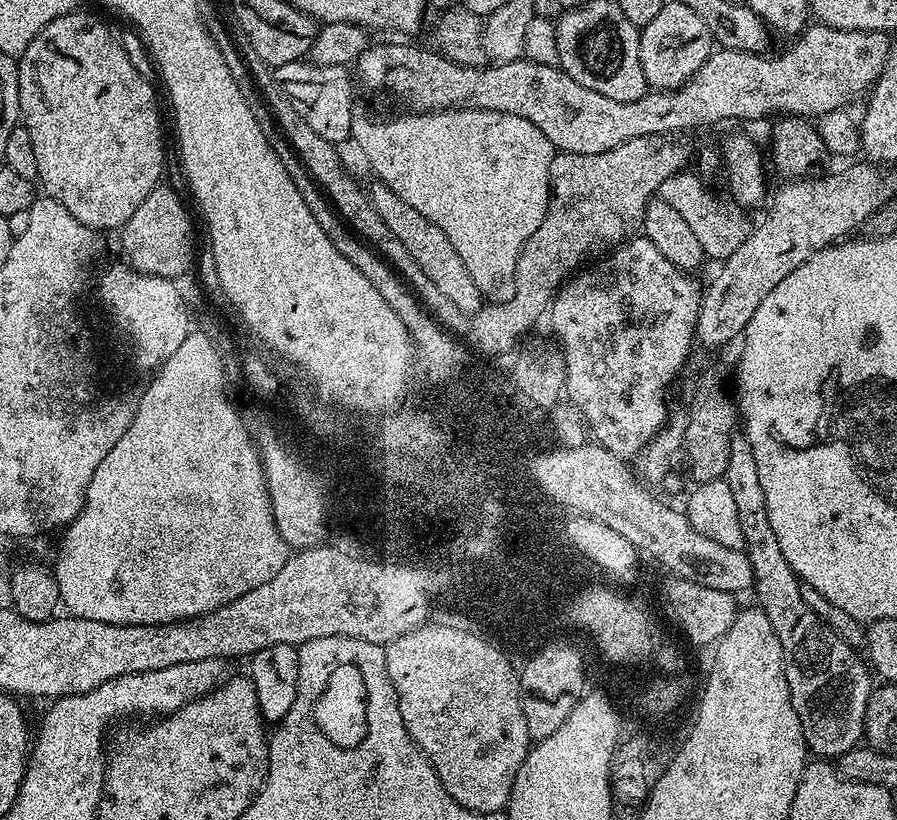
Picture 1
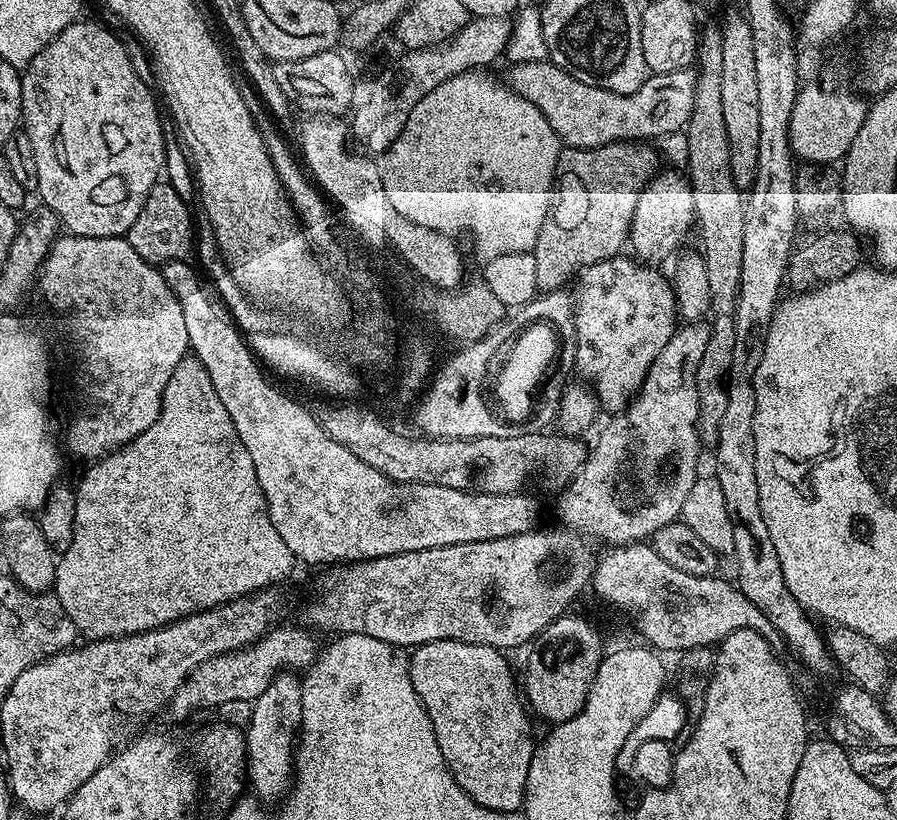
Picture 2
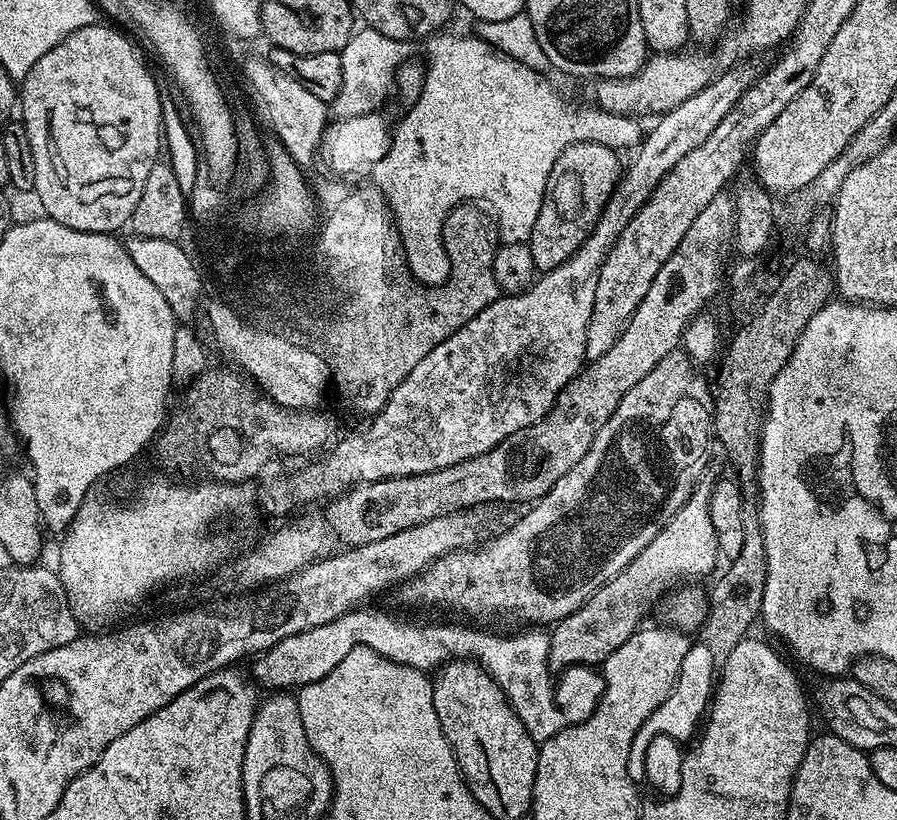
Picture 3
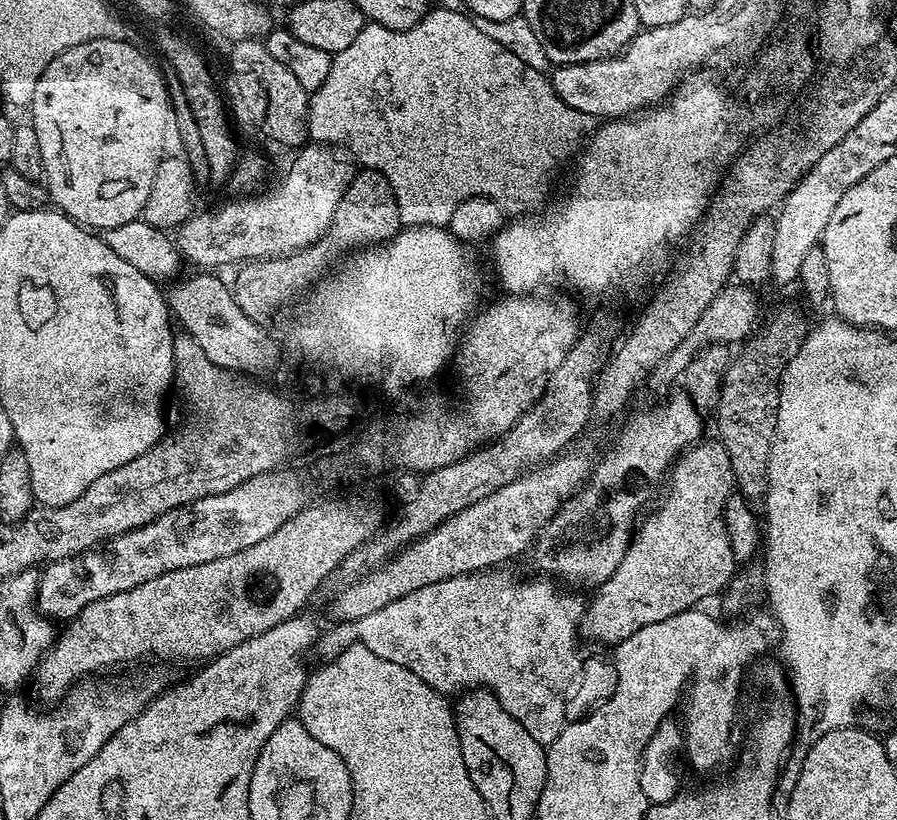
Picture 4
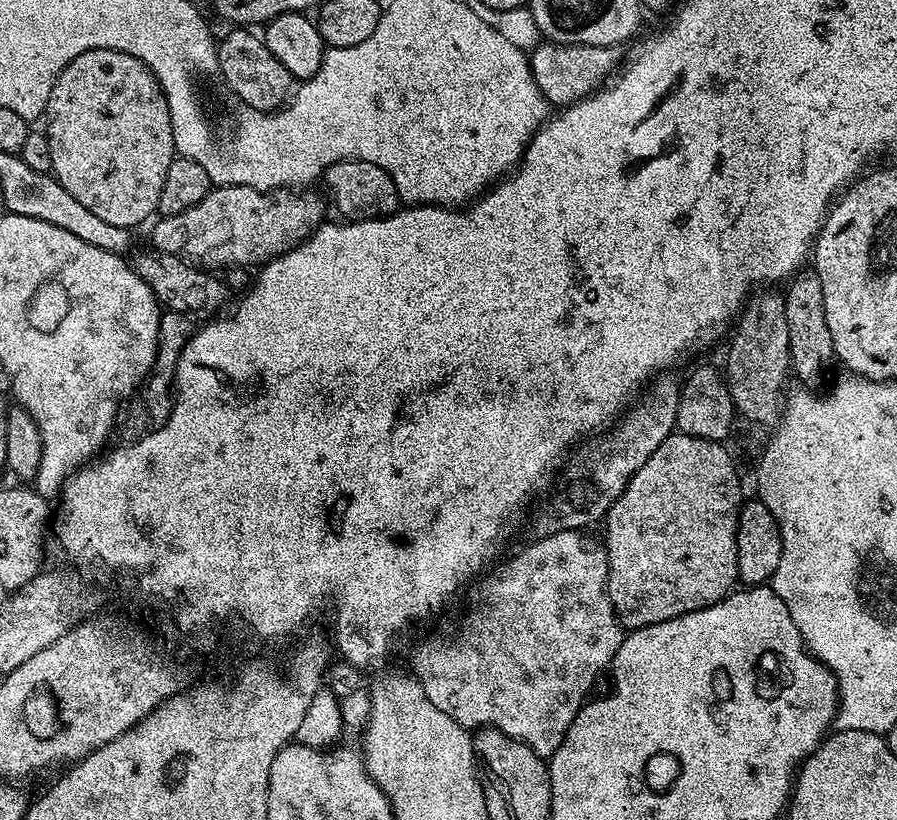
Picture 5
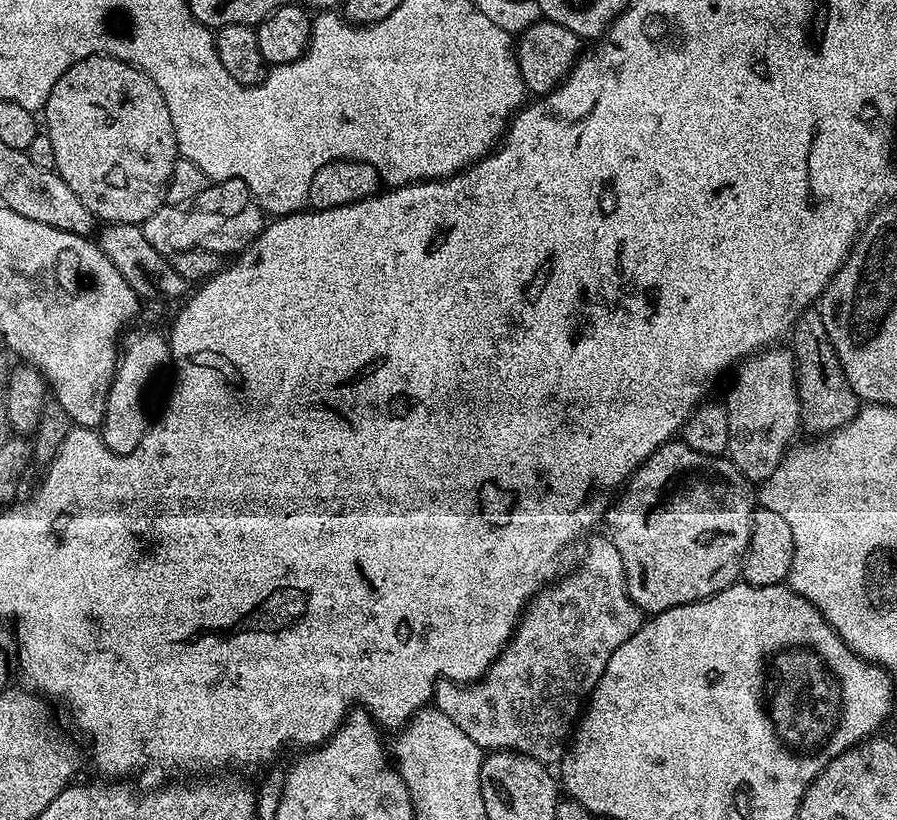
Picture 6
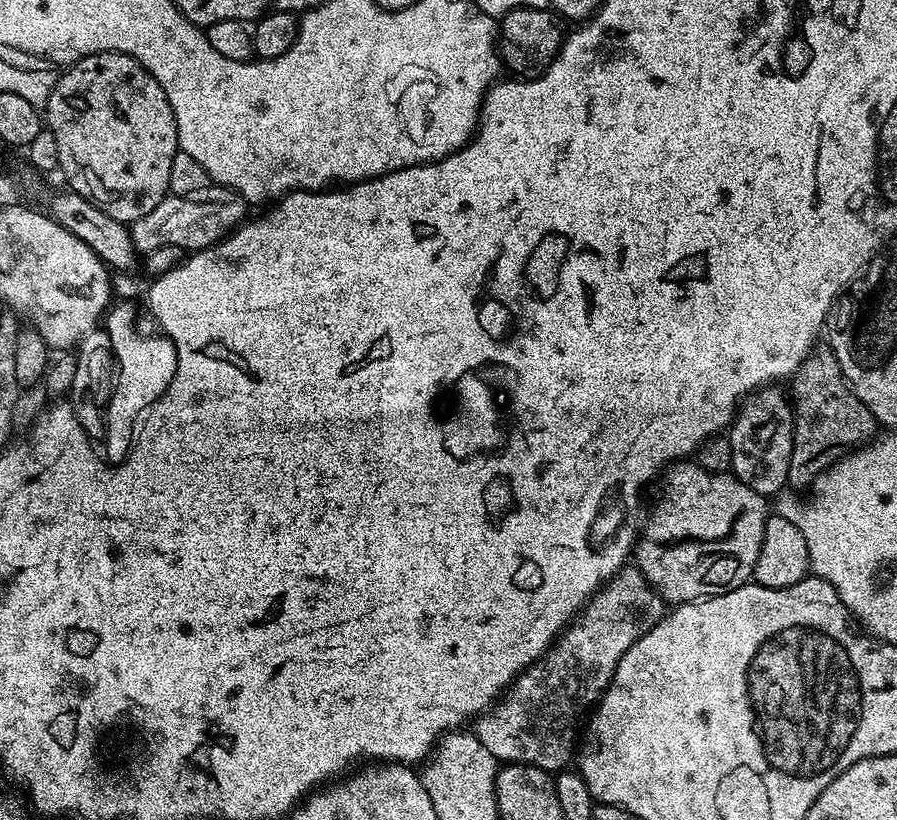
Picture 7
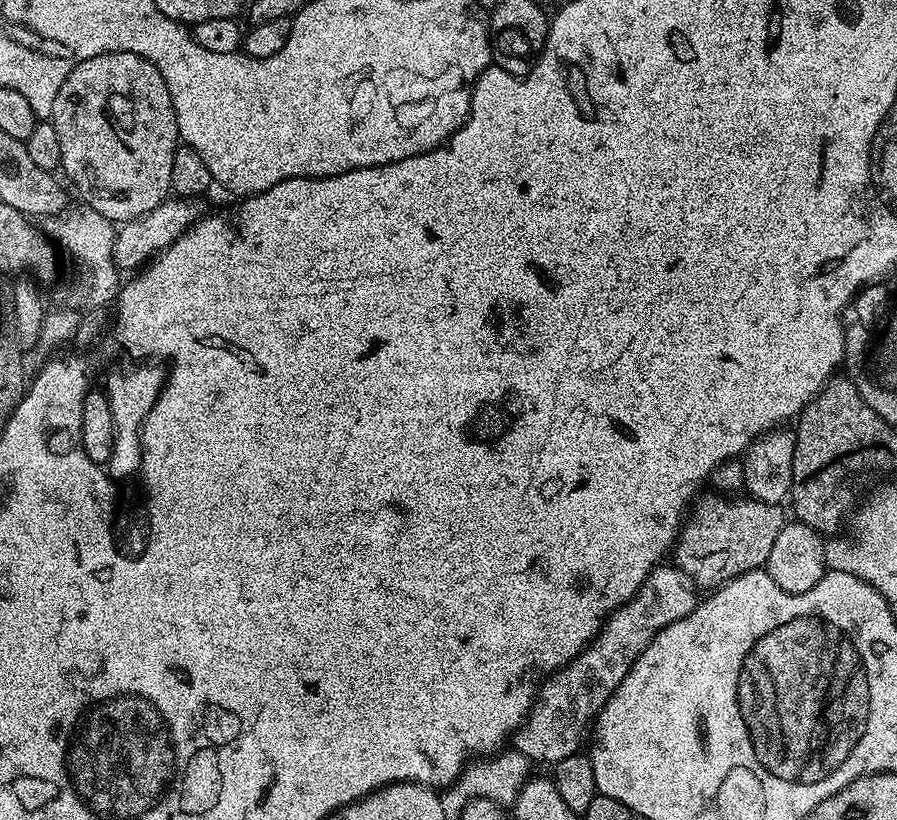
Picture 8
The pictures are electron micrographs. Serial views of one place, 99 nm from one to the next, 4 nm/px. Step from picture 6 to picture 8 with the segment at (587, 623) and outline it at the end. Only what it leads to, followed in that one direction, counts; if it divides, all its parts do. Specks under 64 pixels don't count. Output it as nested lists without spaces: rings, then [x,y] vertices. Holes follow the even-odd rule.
[[[660,566],[653,571],[650,582],[636,589],[626,603],[615,608],[601,623],[600,632],[588,647],[581,650],[568,664],[539,685],[532,711],[514,733],[515,751],[530,762],[555,766],[562,758],[570,758],[581,751],[580,743],[589,735],[594,721],[606,702],[618,690],[628,669],[646,650],[646,646],[670,622],[686,618],[698,603],[693,585],[675,567]]]

